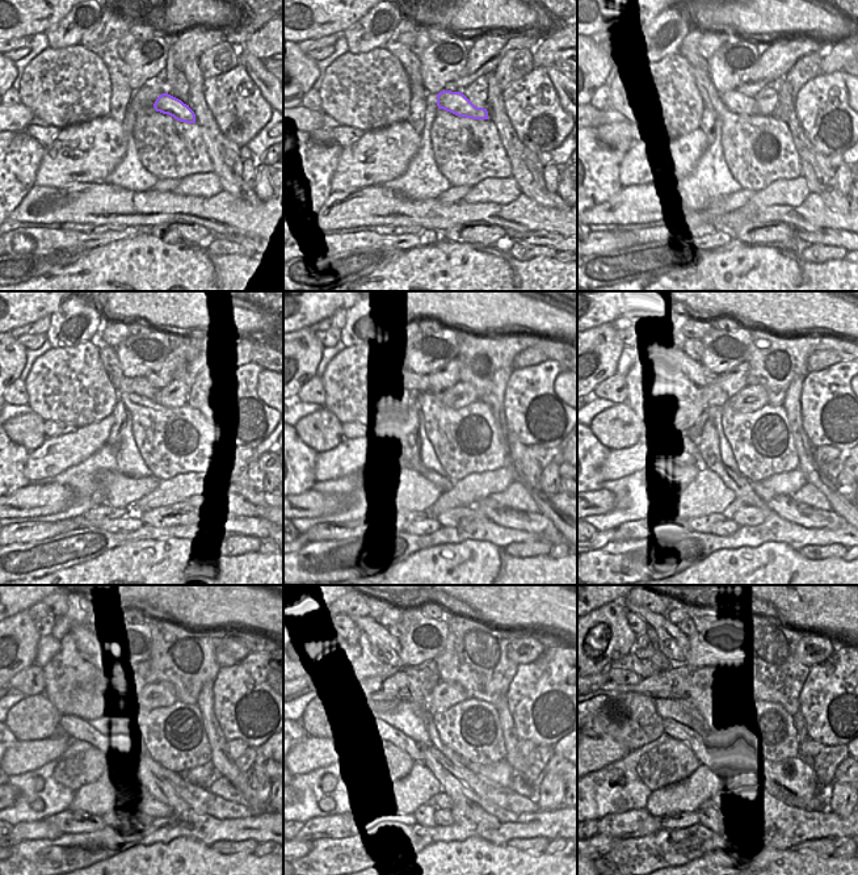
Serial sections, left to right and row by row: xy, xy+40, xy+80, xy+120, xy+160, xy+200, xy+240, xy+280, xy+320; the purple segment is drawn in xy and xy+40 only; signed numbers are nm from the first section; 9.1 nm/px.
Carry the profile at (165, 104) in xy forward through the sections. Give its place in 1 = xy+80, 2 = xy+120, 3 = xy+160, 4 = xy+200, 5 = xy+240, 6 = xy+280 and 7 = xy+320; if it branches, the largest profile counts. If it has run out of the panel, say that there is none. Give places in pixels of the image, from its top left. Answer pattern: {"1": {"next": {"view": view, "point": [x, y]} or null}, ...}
{"1": {"next": {"view": "xy+80", "point": [736, 101]}}, "2": {"next": {"view": "xy+120", "point": [139, 385]}}, "3": {"next": {"view": "xy+160", "point": [419, 383]}}, "4": {"next": {"view": "xy+200", "point": [698, 374]}}, "5": {"next": {"view": "xy+240", "point": [91, 647]}}, "6": {"next": {"view": "xy+280", "point": [385, 647]}}, "7": {"next": {"view": "xy+320", "point": [673, 643]}}}

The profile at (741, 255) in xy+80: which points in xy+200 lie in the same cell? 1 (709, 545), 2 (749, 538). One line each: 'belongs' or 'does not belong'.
1: does not belong
2: does not belong

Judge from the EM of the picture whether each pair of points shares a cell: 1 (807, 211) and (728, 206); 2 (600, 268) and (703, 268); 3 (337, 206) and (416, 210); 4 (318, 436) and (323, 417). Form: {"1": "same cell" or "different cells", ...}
{"1": "different cells", "2": "different cells", "3": "same cell", "4": "same cell"}

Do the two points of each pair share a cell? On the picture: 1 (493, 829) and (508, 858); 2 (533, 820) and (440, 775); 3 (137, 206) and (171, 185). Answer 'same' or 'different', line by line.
1: different
2: same
3: different

